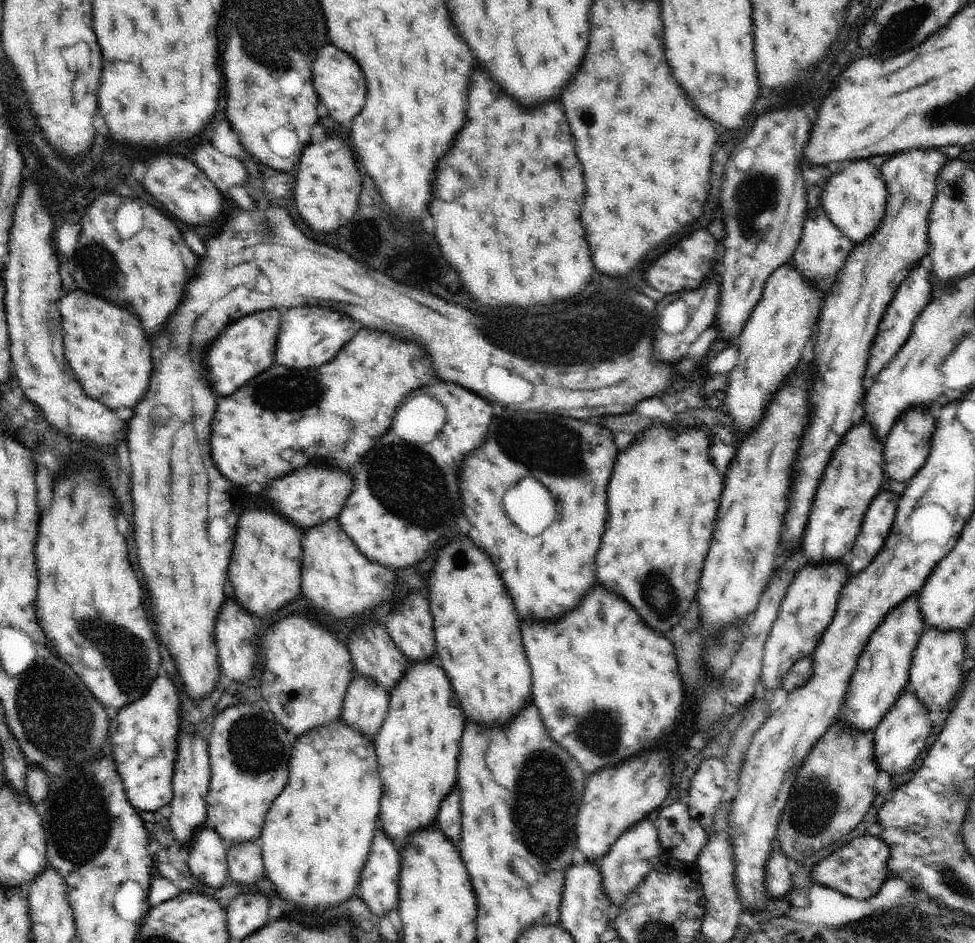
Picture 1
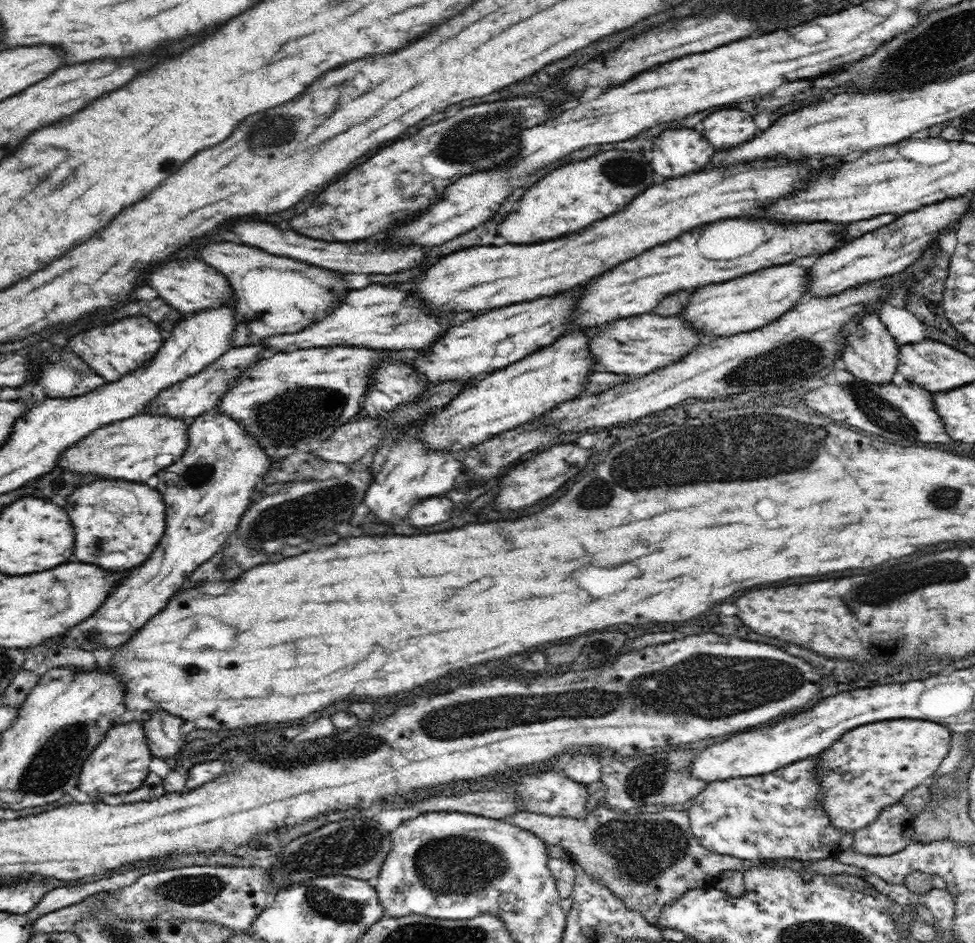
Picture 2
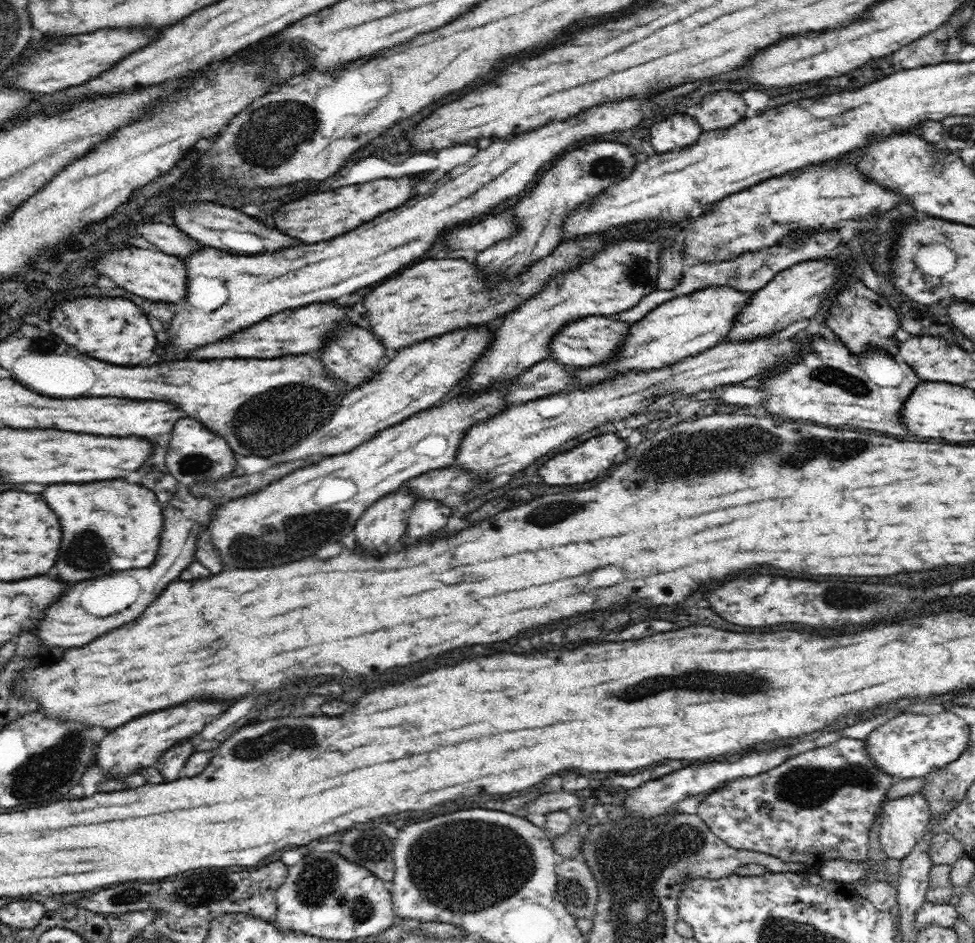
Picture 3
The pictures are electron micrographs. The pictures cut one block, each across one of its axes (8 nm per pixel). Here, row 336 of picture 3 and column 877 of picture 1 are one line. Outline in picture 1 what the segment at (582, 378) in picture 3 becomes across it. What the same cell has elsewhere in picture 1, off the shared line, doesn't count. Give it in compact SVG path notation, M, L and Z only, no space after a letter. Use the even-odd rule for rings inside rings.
M912 594L906 602L900 602L890 614L886 614L880 628L872 632L872 638L860 654L856 670L852 674L844 704L844 716L838 718L845 729L854 729L860 733L876 730L908 684L914 650L925 629L918 594Z

